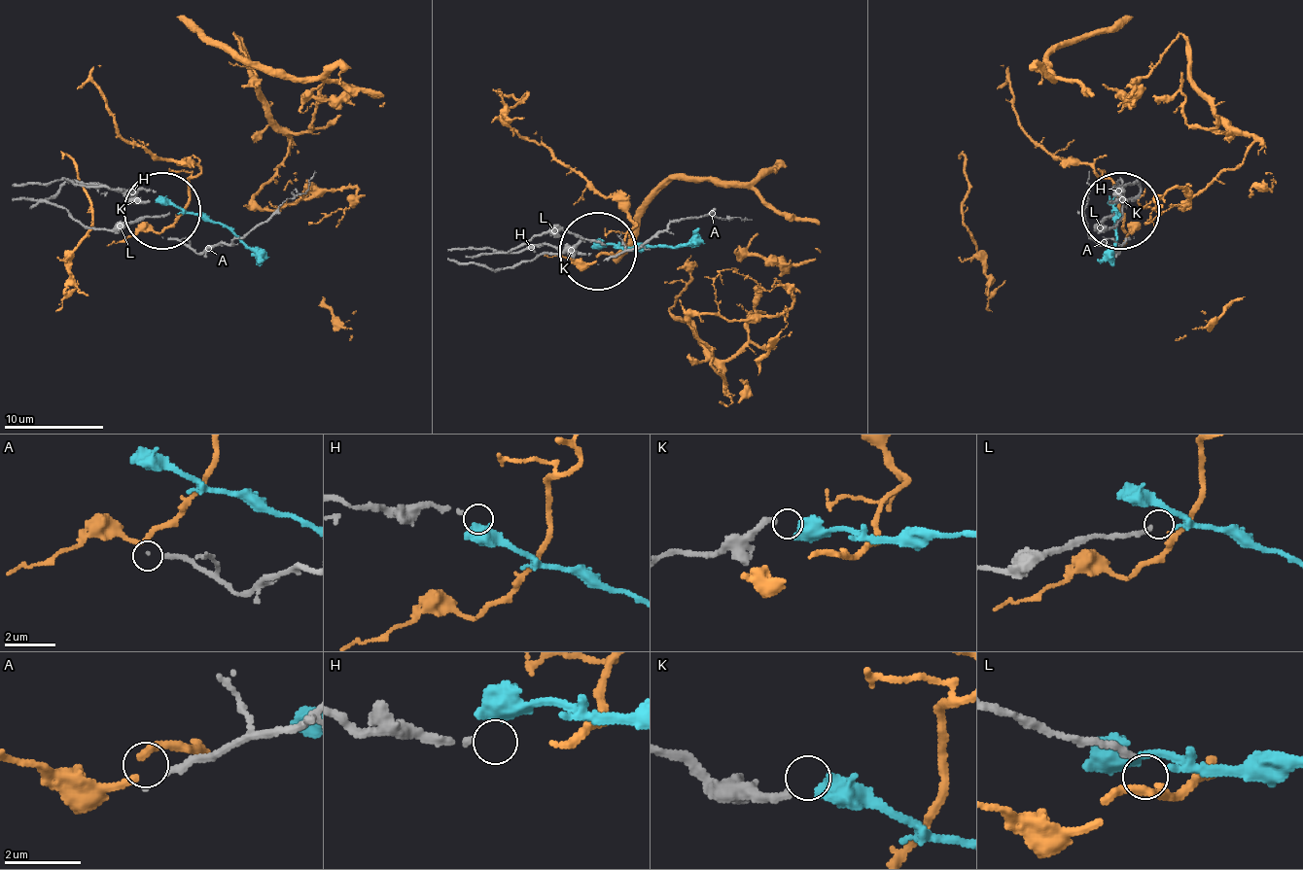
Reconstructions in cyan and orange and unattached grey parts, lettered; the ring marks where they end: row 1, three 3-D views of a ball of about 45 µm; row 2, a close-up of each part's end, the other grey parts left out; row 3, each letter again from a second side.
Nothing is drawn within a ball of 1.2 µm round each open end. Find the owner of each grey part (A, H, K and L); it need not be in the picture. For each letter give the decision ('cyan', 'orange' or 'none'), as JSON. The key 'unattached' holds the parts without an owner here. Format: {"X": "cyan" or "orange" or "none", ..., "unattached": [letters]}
{"A": "orange", "H": "none", "K": "cyan", "L": "none", "unattached": ["H", "L"]}

